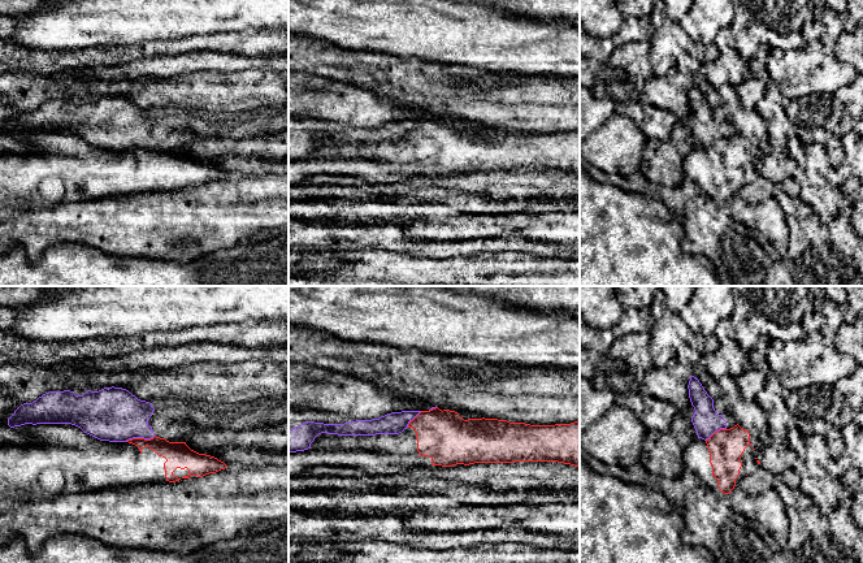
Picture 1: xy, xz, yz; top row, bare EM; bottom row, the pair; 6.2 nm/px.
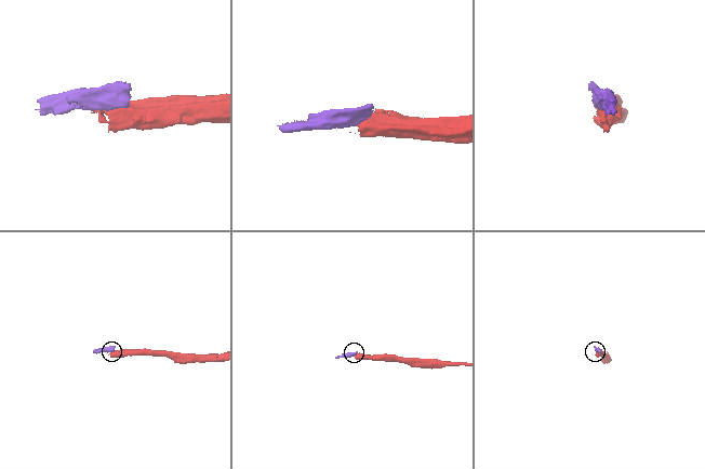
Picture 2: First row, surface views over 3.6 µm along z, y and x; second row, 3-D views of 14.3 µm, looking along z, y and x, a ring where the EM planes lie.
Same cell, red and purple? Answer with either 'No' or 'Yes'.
No

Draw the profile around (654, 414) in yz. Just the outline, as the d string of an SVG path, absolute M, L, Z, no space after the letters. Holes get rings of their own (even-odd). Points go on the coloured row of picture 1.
M615 393L615 404L629 408L647 430L668 430L677 408L667 402L642 393Z

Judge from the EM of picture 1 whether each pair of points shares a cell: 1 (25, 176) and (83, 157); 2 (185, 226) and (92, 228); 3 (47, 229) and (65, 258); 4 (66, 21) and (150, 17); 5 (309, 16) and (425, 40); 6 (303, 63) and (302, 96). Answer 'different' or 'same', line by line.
1: same
2: same
3: different
4: same
5: same
6: different

